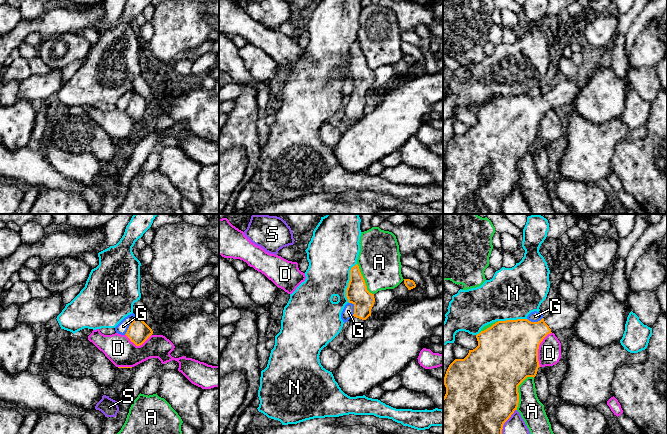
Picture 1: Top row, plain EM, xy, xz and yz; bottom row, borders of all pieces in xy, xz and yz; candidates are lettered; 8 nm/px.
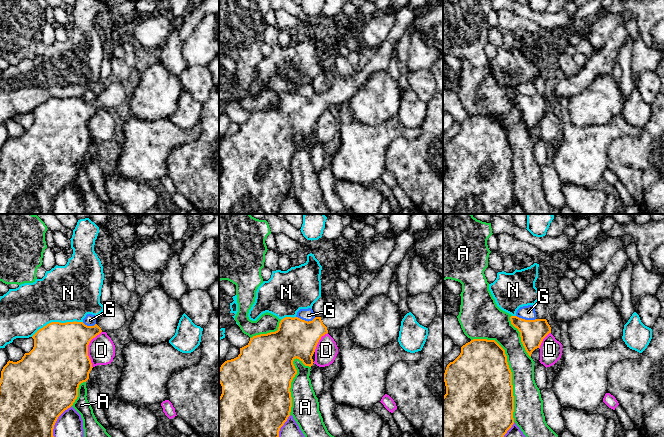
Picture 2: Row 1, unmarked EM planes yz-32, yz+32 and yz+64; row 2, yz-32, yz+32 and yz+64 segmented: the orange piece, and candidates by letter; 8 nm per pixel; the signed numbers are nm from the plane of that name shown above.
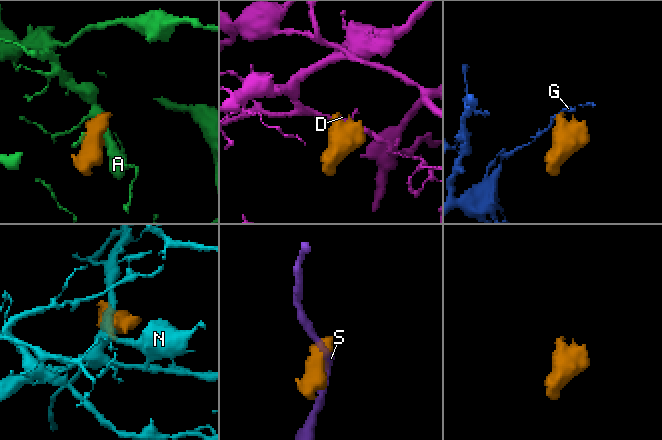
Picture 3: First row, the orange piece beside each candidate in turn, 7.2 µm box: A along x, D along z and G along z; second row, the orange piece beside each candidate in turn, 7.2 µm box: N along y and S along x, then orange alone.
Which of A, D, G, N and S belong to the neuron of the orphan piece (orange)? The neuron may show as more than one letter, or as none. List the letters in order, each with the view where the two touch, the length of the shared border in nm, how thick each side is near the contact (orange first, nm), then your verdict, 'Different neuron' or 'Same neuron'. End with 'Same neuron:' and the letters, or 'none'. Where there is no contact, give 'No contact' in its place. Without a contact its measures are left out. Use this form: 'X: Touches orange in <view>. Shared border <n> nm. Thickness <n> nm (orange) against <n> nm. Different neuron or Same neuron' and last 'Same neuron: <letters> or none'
A: Touches orange in yz. Shared border 300 nm. Thickness 500 nm (orange) against 190 nm. Different neuron
D: Touches orange in yz. Shared border 300 nm. Thickness 480 nm (orange) against 190 nm. Different neuron
G: Touches orange in xy. Shared border 180 nm. Thickness 180 nm (orange) against 90 nm. Different neuron
N: Touches orange in xz. Shared border 320 nm. Thickness 170 nm (orange) against 360 nm. Different neuron
S: Touches orange in yz. Shared border 240 nm. Thickness 500 nm (orange) against 150 nm. Different neuron
Same neuron: none

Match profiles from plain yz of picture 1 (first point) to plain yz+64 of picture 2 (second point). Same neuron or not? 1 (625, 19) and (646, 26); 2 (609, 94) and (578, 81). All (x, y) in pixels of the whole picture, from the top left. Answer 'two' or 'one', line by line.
1: two
2: two

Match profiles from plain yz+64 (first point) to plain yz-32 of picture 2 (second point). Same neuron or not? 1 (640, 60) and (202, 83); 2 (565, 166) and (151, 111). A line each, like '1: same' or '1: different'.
1: different
2: different

